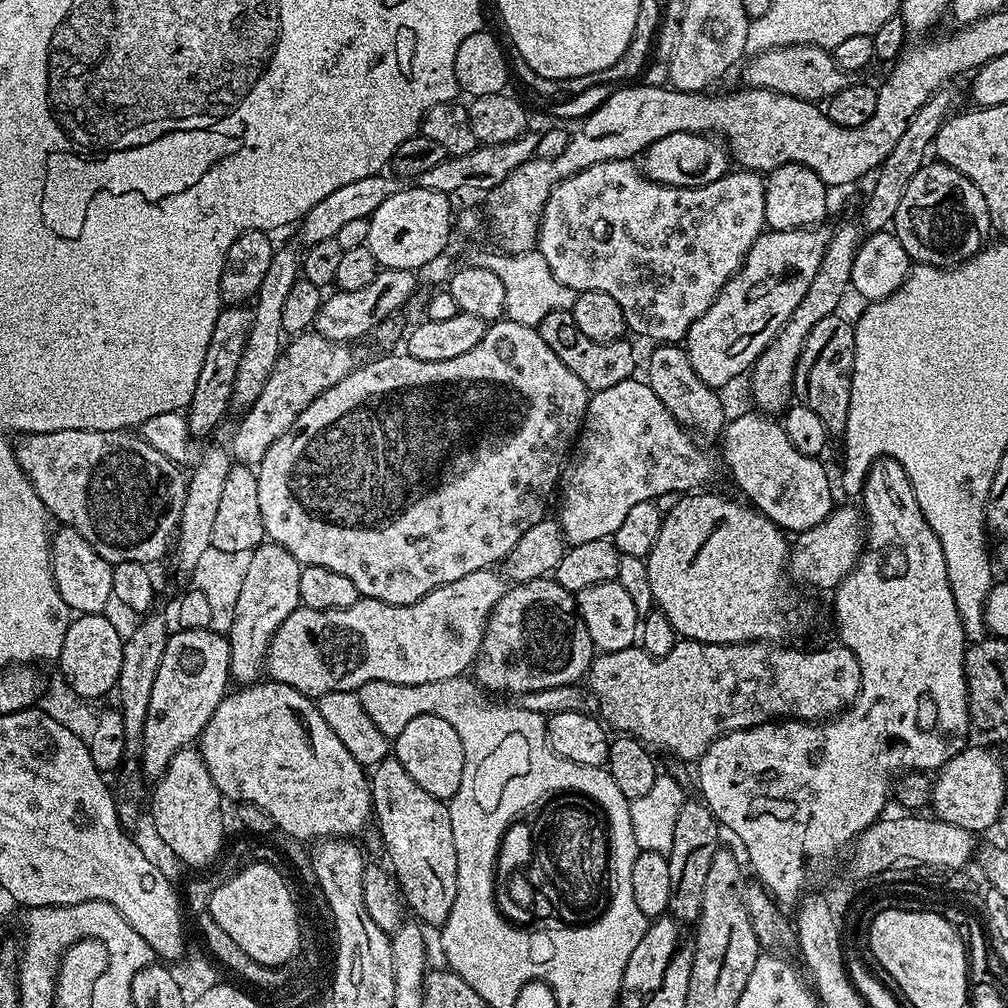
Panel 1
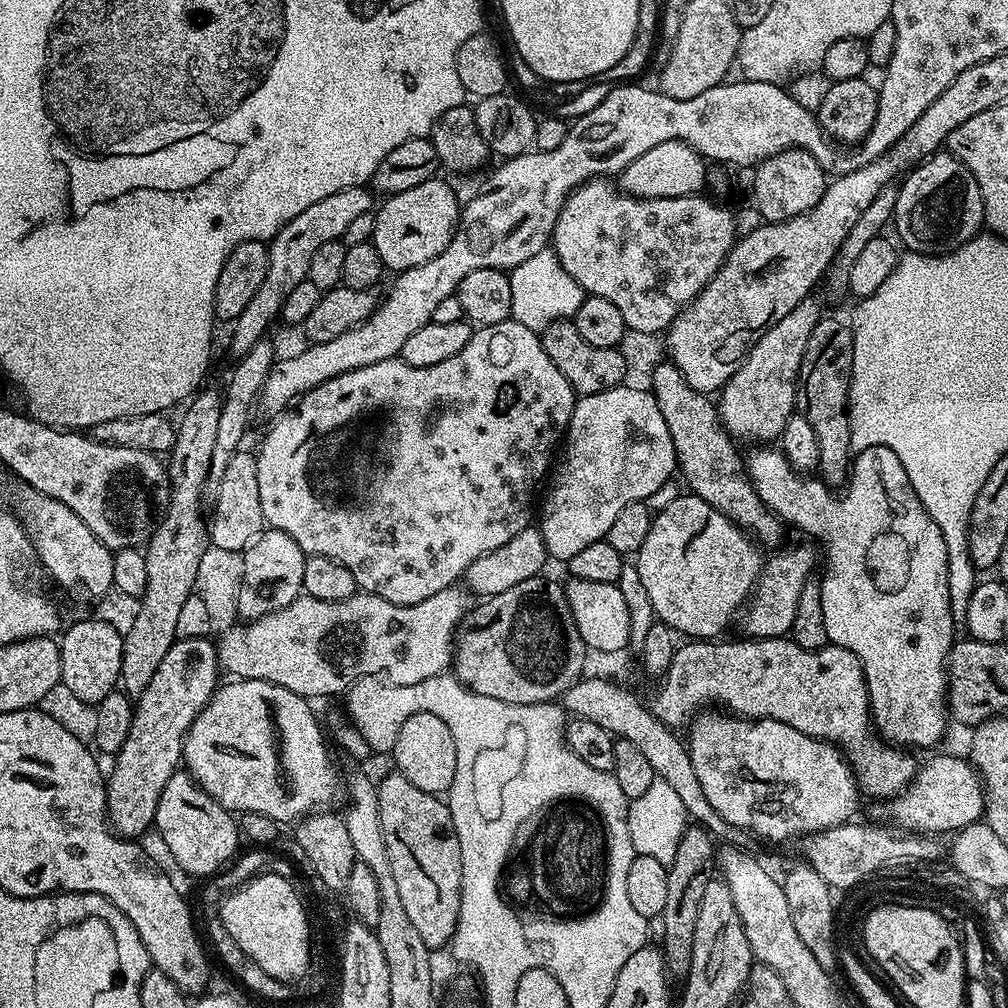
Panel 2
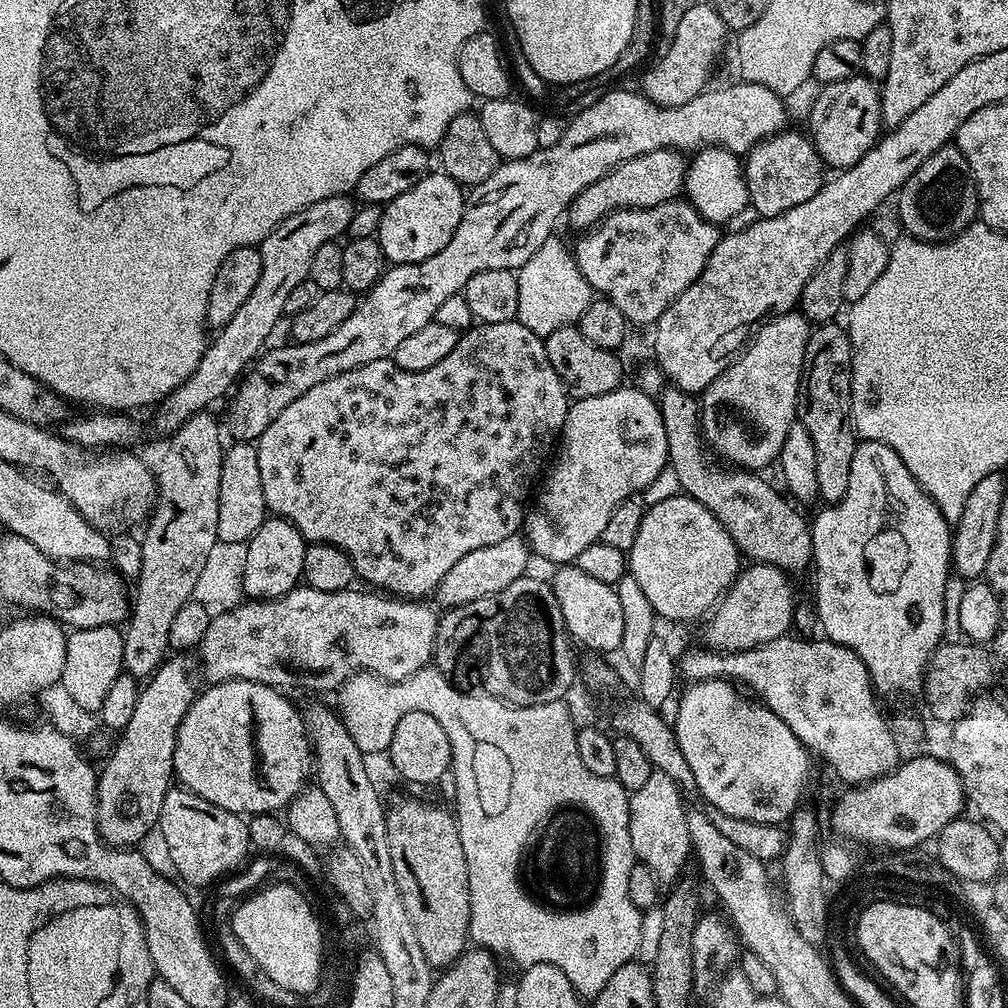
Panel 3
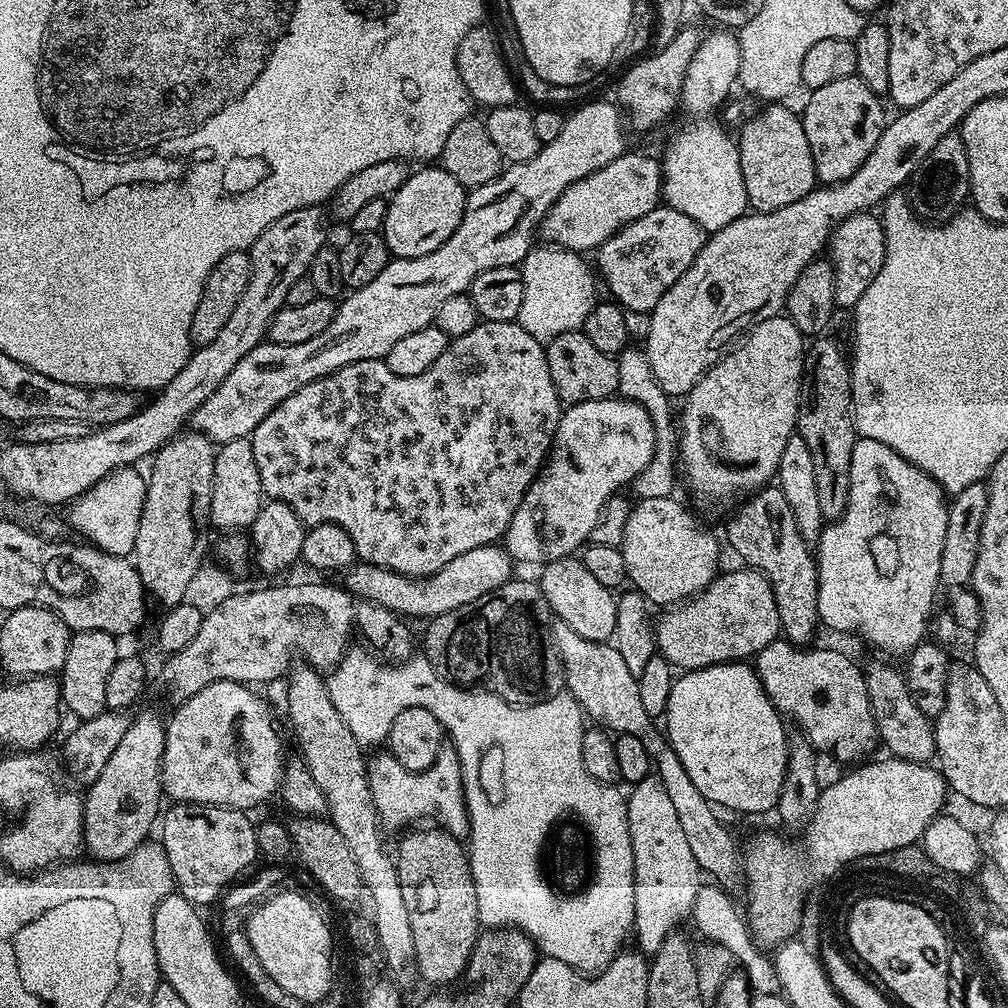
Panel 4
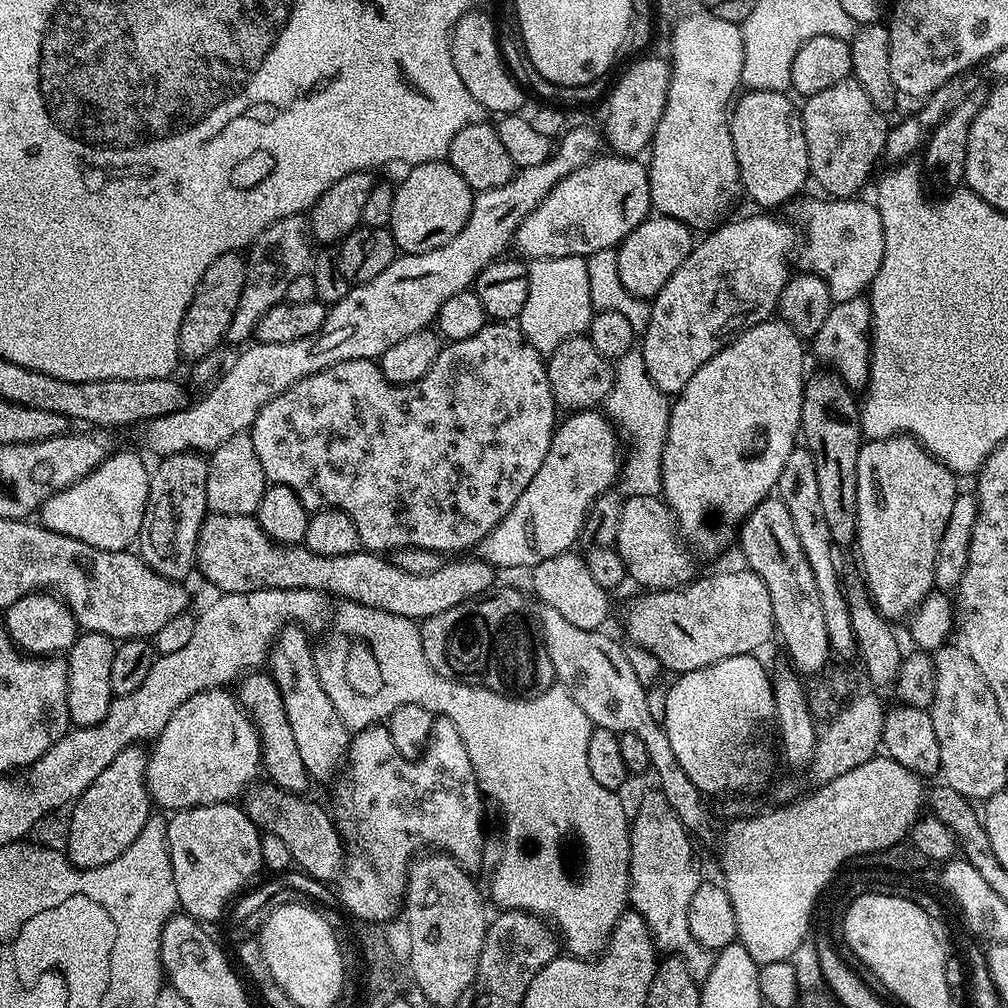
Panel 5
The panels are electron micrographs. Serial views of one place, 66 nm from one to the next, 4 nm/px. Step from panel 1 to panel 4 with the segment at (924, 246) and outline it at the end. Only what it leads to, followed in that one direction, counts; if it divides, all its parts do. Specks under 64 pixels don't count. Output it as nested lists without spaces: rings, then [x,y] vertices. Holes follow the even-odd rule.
[[[954,131],[946,134],[946,138],[942,138],[938,146],[930,150],[930,154],[926,154],[907,185],[906,195],[912,205],[912,211],[921,220],[947,222],[969,203],[971,191],[970,162],[966,158],[966,146],[959,131]]]

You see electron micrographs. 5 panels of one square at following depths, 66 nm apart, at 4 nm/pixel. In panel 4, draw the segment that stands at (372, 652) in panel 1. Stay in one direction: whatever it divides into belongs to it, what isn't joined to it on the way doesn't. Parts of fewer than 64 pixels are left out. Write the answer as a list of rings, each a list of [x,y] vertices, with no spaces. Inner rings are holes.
[[[276,584],[273,588],[256,588],[253,592],[236,590],[221,605],[204,612],[198,635],[165,659],[168,661],[160,672],[160,680],[170,695],[182,701],[210,686],[210,682],[233,680],[260,686],[256,684],[268,684],[279,676],[281,679],[293,663],[295,652],[301,652],[311,667],[331,670],[353,643],[355,628],[381,657],[404,662],[414,652],[412,632],[404,624],[407,623],[395,612],[359,599],[343,586]]]

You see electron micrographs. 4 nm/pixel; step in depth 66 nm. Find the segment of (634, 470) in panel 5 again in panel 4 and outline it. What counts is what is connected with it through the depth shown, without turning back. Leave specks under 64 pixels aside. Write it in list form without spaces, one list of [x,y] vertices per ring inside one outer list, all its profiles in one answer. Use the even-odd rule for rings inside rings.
[[[625,350],[620,353],[616,365],[620,371],[619,395],[626,400],[632,400],[636,404],[641,404],[647,410],[652,419],[652,425],[656,431],[656,449],[652,452],[650,466],[642,470],[642,474],[633,480],[630,488],[636,491],[639,499],[646,498],[666,498],[673,495],[676,480],[678,484],[678,428],[674,423],[674,412],[672,416],[673,401],[658,386],[658,378],[654,378],[654,370],[650,370],[647,351],[632,352]]]

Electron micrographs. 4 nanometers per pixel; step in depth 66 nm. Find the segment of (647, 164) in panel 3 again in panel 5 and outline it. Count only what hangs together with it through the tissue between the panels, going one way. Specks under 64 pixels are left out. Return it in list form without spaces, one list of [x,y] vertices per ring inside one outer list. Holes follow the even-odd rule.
[[[615,154],[597,155],[578,170],[566,174],[553,186],[542,202],[518,226],[514,248],[529,261],[542,258],[566,258],[567,256],[592,256],[607,248],[615,249],[653,211],[650,198],[648,169],[639,159]]]

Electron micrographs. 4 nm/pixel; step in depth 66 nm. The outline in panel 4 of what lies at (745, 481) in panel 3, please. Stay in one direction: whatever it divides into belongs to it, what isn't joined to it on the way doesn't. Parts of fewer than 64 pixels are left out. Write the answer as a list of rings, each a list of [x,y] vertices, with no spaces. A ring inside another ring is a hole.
[[[765,486],[749,495],[744,505],[728,520],[728,544],[741,556],[747,567],[756,569],[770,582],[774,602],[778,606],[778,618],[783,635],[793,644],[807,645],[818,629],[818,586],[816,585],[816,558],[809,541],[802,538],[798,522],[794,522],[794,510],[776,486]]]

